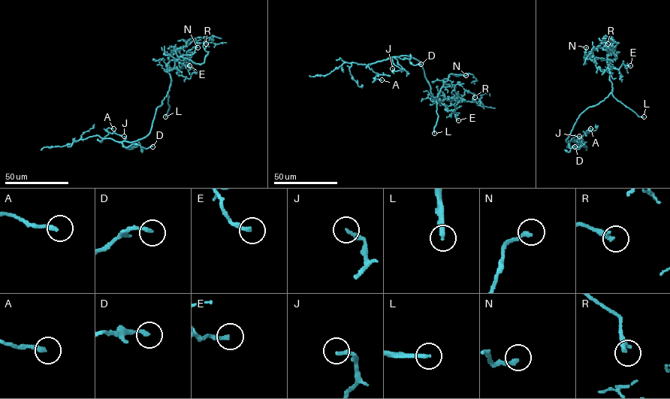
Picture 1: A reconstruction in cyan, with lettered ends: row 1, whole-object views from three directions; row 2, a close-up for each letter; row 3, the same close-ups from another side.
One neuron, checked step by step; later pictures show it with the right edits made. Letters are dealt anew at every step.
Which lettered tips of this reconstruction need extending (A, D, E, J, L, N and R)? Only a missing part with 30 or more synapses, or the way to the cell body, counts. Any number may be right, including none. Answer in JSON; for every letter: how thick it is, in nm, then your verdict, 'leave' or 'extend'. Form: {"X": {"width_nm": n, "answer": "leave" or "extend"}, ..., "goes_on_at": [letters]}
{"A": {"width_nm": 240, "answer": "leave"}, "D": {"width_nm": 200, "answer": "leave"}, "E": {"width_nm": 240, "answer": "leave"}, "J": {"width_nm": 200, "answer": "leave"}, "L": {"width_nm": 260, "answer": "extend"}, "N": {"width_nm": 240, "answer": "leave"}, "R": {"width_nm": 300, "answer": "leave"}, "goes_on_at": ["L"]}

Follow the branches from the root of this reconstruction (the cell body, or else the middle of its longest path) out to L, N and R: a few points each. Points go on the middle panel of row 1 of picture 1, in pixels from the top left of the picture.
L: (424, 73), (430, 92), (437, 103), (438, 117), (434, 133)
N: (424, 73), (430, 92), (436, 101), (439, 99), (436, 97), (440, 89), (451, 74), (466, 75)
R: (424, 73), (436, 101), (437, 98), (447, 107), (453, 104), (465, 91), (475, 97)

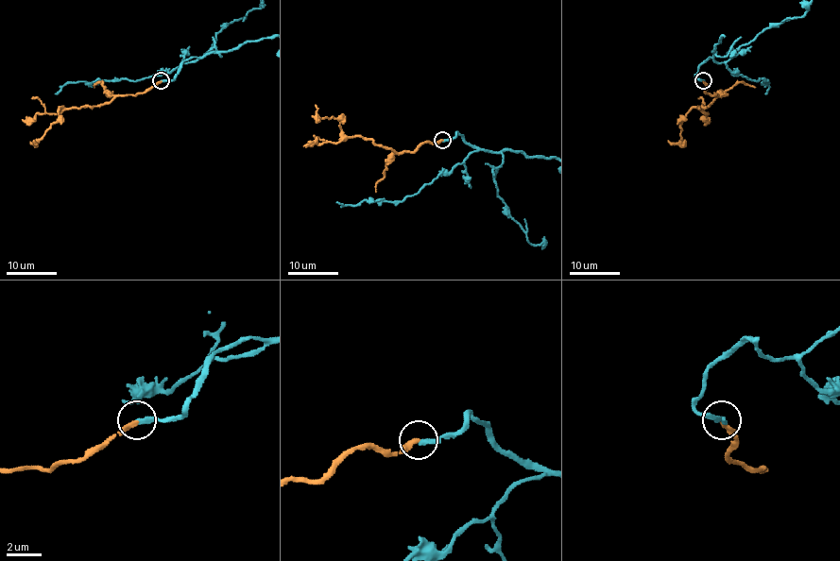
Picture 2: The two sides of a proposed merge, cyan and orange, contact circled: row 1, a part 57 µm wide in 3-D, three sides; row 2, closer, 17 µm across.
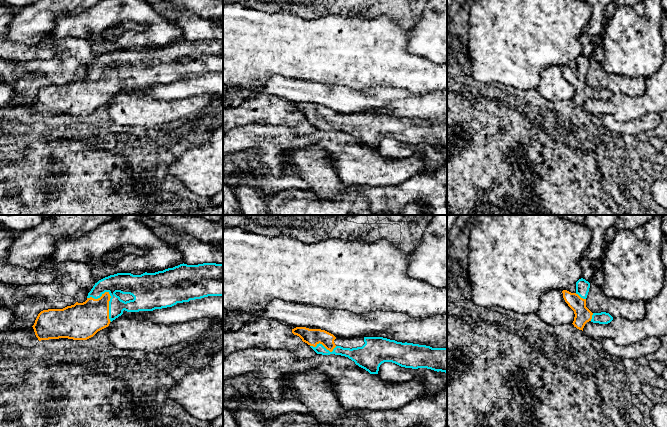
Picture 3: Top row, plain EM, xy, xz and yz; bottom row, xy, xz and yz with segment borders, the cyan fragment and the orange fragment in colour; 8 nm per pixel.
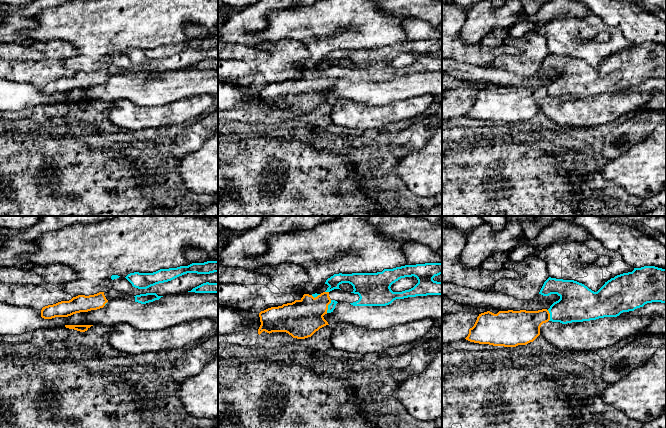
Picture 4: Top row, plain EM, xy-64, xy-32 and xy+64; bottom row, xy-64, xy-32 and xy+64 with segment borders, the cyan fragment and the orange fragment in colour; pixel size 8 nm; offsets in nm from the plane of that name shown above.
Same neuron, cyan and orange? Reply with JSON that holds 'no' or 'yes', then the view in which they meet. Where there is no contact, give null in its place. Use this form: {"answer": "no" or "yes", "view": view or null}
{"answer": "yes", "view": "xy"}

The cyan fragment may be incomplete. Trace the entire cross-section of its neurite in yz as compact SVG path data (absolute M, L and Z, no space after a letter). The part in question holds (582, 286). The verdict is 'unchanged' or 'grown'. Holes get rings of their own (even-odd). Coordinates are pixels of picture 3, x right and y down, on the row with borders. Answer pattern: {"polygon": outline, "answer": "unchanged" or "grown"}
{"polygon": "M581 278L576 282L576 292L571 293L563 290L563 298L568 306L574 311L575 317L573 321L574 327L583 331L585 324L589 321L599 324L608 324L613 317L606 312L592 313L586 307L586 298L589 292L590 283Z", "answer": "grown"}

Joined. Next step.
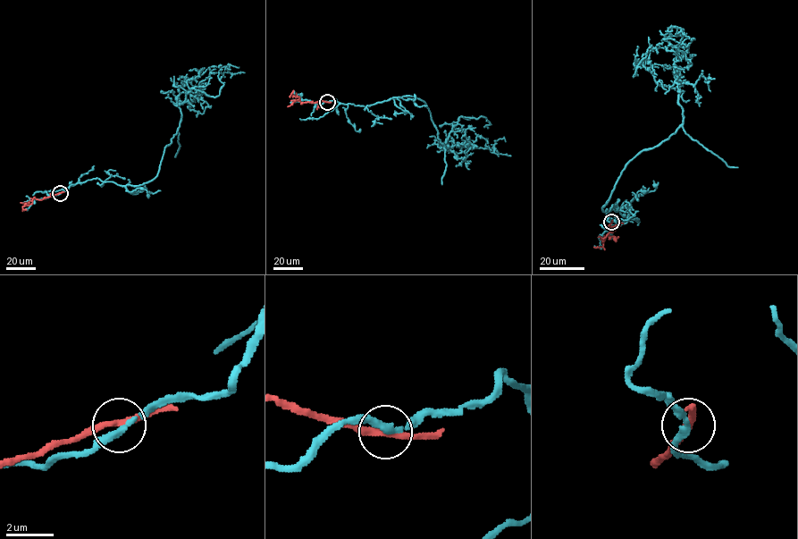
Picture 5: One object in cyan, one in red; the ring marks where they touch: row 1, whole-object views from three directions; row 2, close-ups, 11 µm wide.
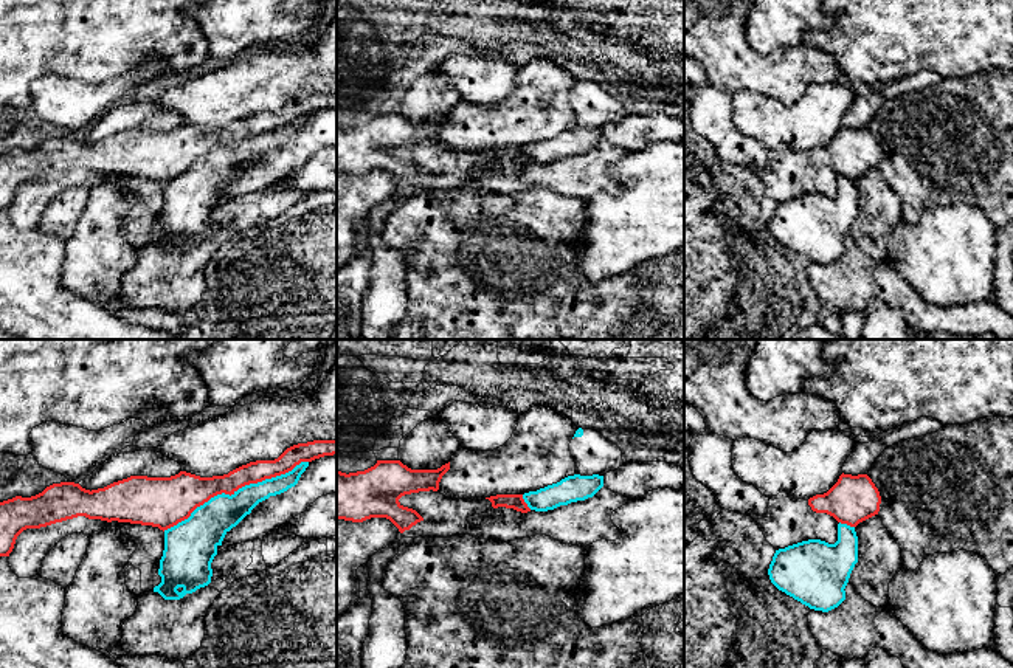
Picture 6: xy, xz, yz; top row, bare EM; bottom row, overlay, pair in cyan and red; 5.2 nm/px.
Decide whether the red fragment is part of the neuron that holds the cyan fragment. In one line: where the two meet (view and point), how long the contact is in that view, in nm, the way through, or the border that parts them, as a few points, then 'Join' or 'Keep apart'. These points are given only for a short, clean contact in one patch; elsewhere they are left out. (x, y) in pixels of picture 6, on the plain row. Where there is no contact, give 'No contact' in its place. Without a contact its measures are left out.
Touches cyan at xy (235, 144). Shared border 850 nm. Keep apart

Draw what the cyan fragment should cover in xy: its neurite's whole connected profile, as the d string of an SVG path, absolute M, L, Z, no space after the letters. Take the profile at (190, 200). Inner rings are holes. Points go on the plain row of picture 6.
M309 115L292 124L250 136L230 147L217 147L197 160L191 169L164 183L164 203L158 228L161 236L154 240L164 253L180 253L211 236L211 215L225 188L251 163L270 149L295 139Z

